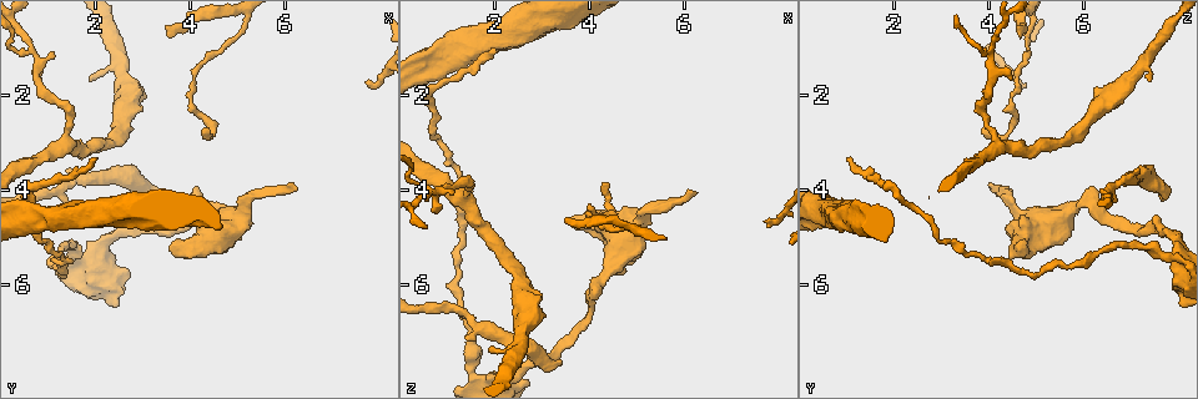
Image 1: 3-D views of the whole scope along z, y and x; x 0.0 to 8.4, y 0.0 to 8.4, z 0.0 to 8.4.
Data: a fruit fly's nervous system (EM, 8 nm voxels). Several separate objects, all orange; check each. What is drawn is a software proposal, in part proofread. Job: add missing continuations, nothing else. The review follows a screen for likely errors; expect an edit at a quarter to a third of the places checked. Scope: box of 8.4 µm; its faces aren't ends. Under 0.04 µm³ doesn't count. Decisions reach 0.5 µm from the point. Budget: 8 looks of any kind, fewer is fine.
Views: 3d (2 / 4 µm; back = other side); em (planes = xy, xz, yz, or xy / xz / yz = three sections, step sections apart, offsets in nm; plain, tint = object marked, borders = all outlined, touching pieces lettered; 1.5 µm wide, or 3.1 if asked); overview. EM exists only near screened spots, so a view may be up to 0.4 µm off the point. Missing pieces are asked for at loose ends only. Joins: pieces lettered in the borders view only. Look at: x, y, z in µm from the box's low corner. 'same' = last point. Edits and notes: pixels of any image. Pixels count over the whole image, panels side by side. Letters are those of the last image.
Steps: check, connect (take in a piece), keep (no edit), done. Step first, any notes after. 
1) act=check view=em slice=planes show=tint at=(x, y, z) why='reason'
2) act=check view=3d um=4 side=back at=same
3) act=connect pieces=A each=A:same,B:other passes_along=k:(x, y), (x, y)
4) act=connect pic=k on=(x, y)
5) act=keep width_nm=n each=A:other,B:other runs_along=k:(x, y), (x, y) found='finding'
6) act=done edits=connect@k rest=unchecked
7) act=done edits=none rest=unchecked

act=check view=em slice=planes show=borders at=(3.45, 4.05, 7.65) why='branch stops here'

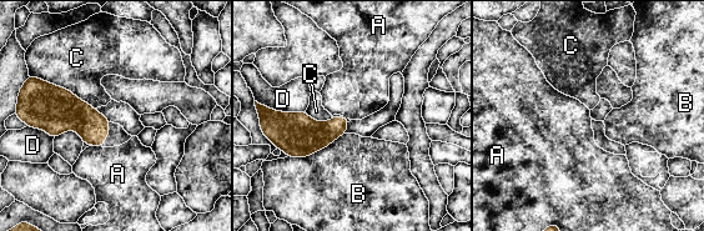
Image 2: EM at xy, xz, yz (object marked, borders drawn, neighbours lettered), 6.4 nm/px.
act=keep each=A:other,B:other,C:other,D:other border=2:(343, 132), (311, 154), (287, 156) found='none of them fits'

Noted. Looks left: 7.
act=check view=em slice=yz step=8 show=borders at=(6.20, 3.95, 4.10) why='free end'

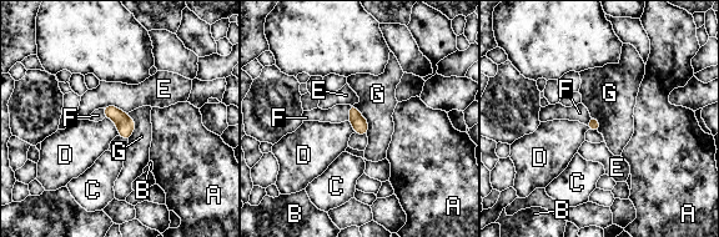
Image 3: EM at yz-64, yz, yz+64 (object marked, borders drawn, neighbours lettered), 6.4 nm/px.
act=check view=em slice=planes show=borders at=same why='cut it another way'

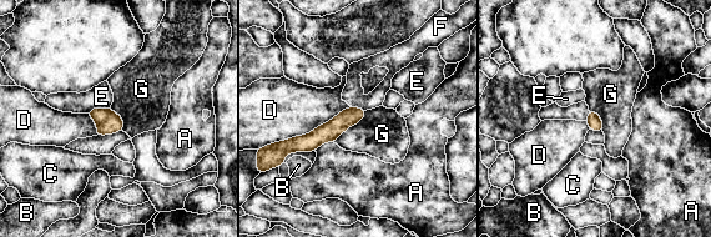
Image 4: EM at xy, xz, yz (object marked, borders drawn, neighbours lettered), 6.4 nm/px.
act=connect pieces=F each=A:other,B:other,C:other,D:other,E:other,F:same,G:other passes_along=4:(331, 131), (359, 109), (353, 94) found='it goes on there'

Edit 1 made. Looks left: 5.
act=check view=3d um=4 at=(2.00, 3.40, 1.05) why='tapers out'

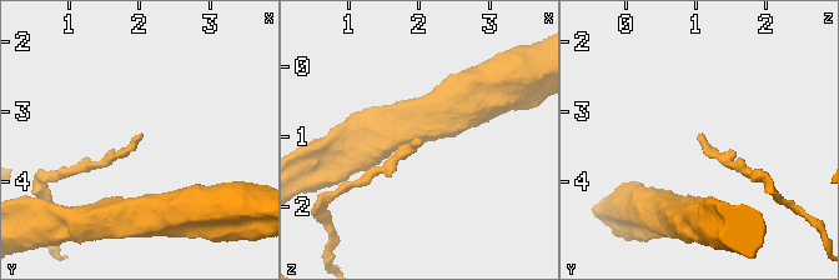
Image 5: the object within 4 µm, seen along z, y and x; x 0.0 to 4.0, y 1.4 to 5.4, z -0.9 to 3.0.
act=check view=em slice=planes show=plain at=(2.05, 3.35, 1.10) why='need the tissue'

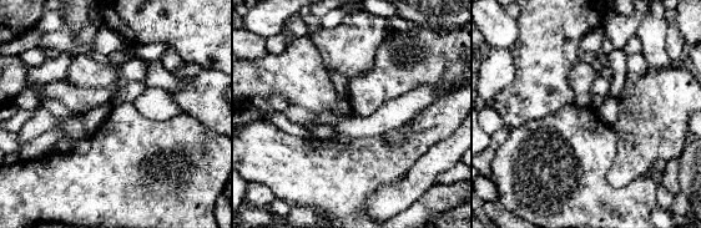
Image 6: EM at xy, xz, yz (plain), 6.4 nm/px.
act=check view=em slice=planes show=borders at=same why='see the neighbours'

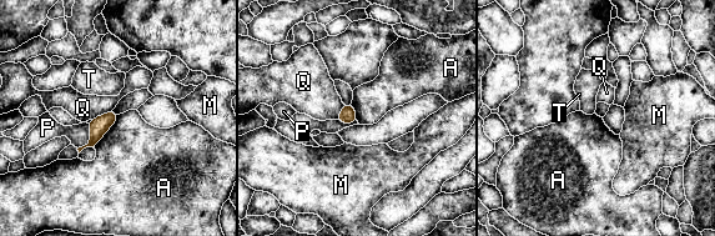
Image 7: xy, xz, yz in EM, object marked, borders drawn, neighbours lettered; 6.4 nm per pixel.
act=keep longest_contact=A:260nm each=A:other,M:other,P:other,Q:other,T:other border=7:(117, 115), (114, 124), (94, 147) found='none of them fits'

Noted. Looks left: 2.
act=done edits=connect@4 rest=unchecked

